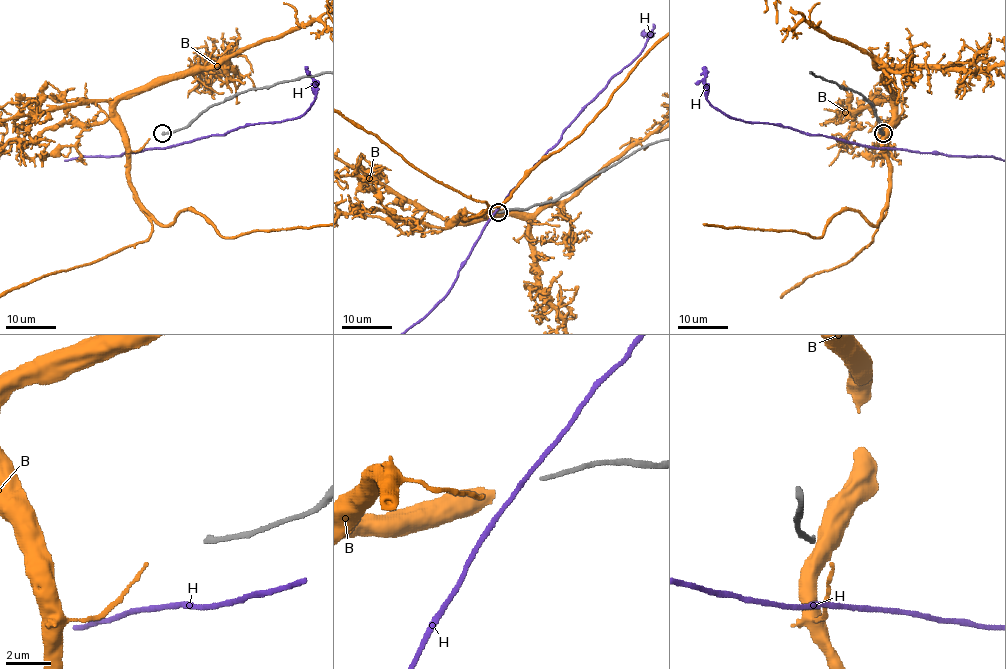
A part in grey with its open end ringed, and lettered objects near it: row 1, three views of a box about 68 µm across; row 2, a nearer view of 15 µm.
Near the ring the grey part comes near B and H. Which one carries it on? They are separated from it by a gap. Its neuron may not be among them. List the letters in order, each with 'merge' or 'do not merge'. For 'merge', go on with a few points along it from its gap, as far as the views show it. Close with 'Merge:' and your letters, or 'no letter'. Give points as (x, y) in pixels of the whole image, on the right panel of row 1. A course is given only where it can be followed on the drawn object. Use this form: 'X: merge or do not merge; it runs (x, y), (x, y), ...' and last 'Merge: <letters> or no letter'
B: do not merge
H: do not merge
Merge: no letter

